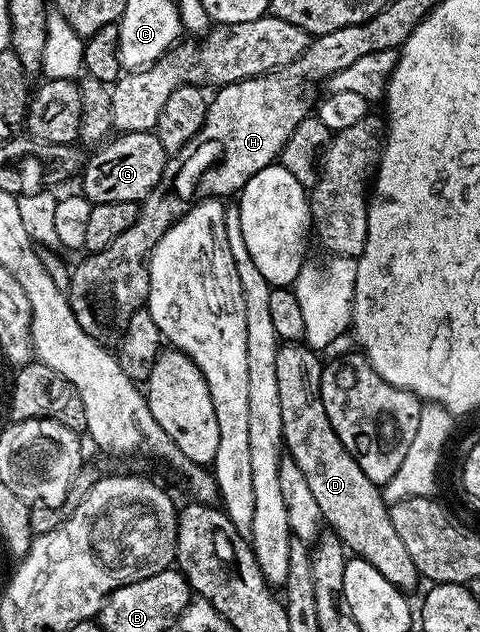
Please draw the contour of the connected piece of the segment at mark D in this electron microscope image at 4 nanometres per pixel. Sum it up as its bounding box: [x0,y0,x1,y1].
[277,342,421,594]

